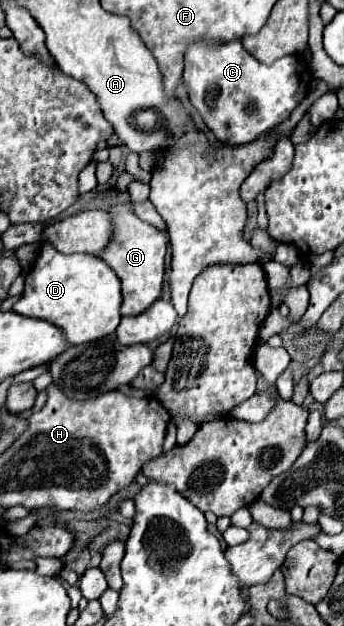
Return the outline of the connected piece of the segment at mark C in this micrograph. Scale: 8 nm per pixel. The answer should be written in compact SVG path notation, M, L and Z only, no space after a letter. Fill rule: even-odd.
M199 39L185 51L183 83L191 103L215 137L227 145L245 145L289 119L305 97L301 73L303 61L299 63L297 57L281 57L273 65L265 65L253 59L239 39L227 43Z

